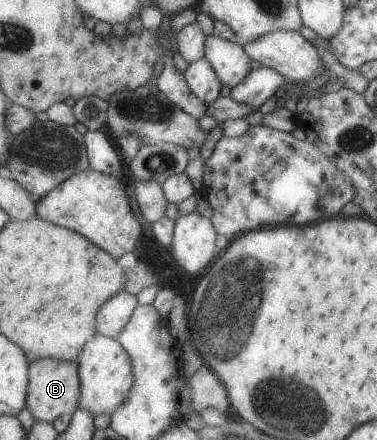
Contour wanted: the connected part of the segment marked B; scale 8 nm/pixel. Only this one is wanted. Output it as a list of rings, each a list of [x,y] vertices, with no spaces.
[[[42,358],[29,362],[29,384],[27,387],[27,400],[25,407],[30,410],[35,420],[53,423],[64,414],[73,414],[80,409],[80,378],[76,361],[55,360]]]

